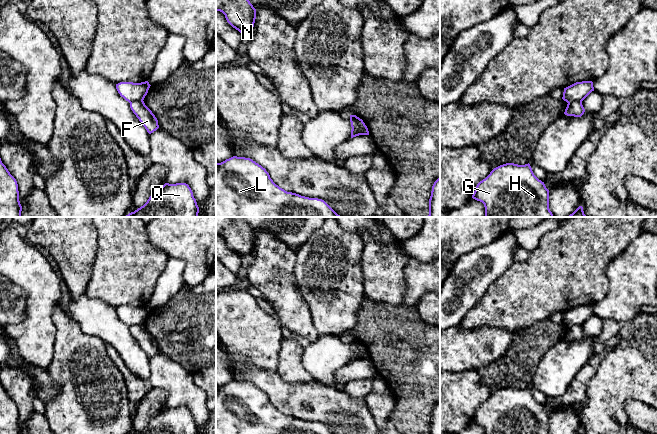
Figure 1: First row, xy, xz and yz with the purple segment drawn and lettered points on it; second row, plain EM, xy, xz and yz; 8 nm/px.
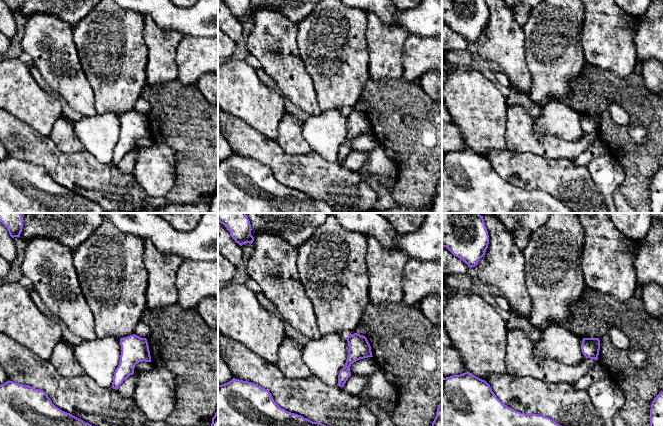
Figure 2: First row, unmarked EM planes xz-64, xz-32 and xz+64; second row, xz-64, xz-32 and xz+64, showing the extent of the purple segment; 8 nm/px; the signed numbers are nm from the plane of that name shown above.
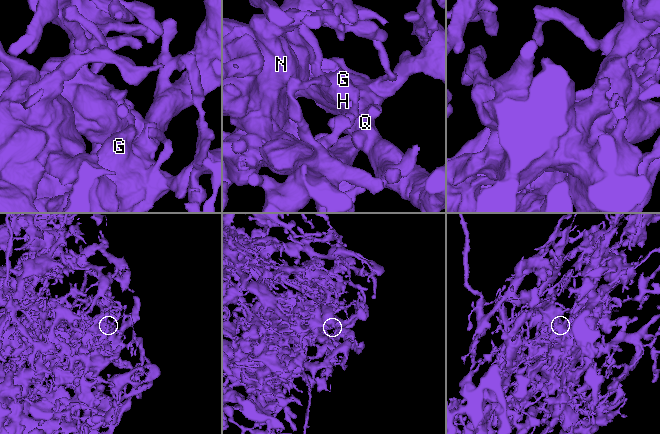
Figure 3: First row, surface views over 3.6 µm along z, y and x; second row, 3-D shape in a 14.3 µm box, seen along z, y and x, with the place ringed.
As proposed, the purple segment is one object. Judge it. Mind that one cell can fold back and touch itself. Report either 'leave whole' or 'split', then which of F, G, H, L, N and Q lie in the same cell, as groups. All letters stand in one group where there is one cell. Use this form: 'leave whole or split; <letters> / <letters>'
split; F G H / L N Q

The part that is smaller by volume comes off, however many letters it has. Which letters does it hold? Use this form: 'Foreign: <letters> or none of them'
Foreign: F, G, H

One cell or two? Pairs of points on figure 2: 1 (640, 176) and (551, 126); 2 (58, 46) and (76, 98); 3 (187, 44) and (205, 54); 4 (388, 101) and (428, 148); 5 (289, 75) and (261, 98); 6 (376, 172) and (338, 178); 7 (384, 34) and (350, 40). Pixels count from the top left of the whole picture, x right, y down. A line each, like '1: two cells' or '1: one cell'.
1: two cells
2: one cell
3: one cell
4: one cell
5: two cells
6: two cells
7: two cells

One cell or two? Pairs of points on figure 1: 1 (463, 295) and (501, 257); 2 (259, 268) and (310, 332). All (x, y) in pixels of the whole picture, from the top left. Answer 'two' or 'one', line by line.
1: one
2: one

